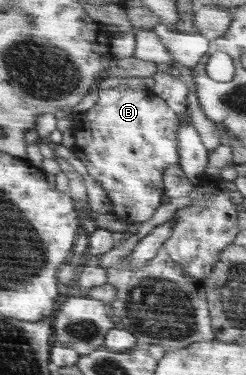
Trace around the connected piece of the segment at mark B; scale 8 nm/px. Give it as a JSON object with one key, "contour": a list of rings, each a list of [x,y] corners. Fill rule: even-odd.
{"contour":[[[125,87],[99,89],[91,109],[78,118],[75,129],[75,156],[108,193],[118,221],[143,223],[153,217],[163,196],[163,170],[180,162],[177,113],[151,90]]]}

